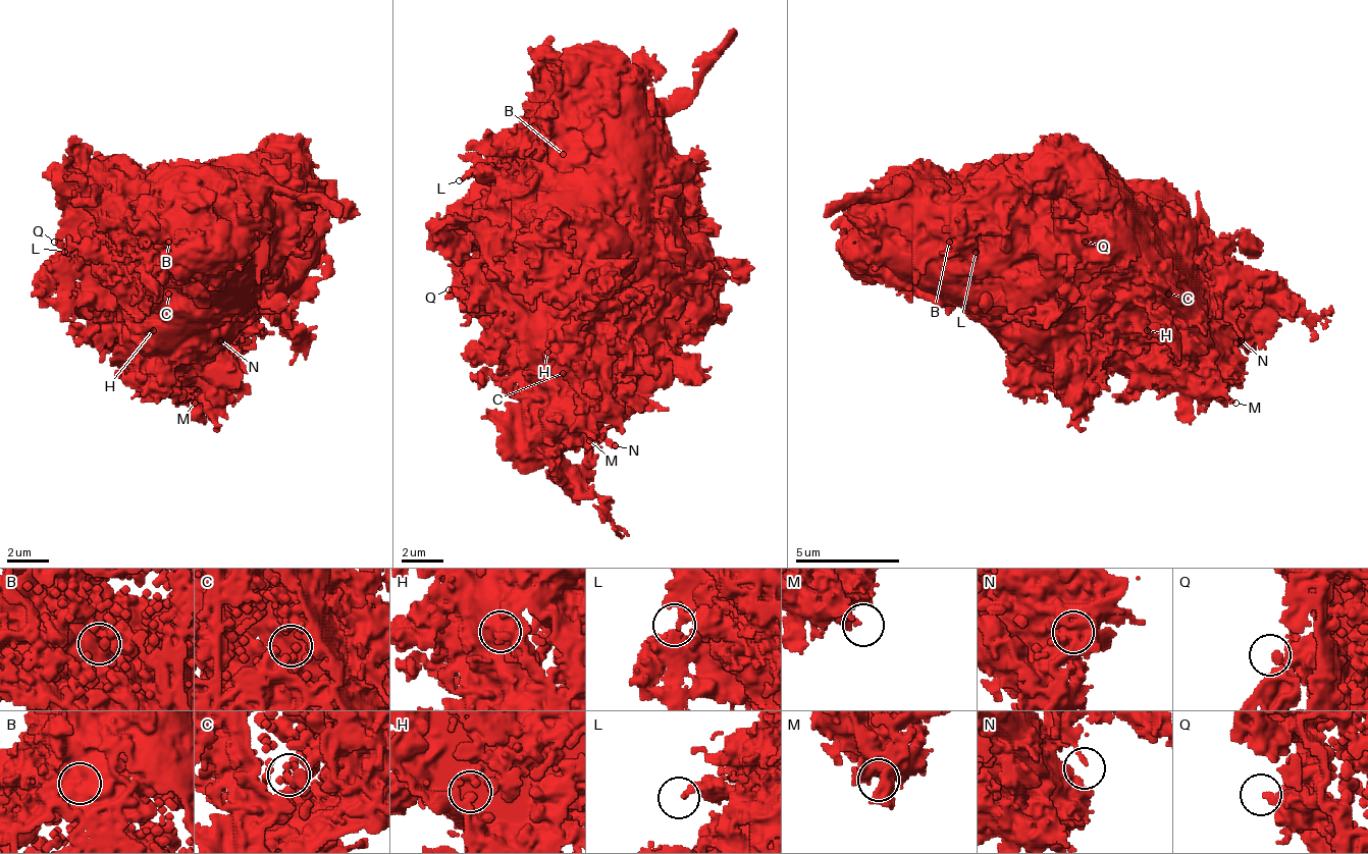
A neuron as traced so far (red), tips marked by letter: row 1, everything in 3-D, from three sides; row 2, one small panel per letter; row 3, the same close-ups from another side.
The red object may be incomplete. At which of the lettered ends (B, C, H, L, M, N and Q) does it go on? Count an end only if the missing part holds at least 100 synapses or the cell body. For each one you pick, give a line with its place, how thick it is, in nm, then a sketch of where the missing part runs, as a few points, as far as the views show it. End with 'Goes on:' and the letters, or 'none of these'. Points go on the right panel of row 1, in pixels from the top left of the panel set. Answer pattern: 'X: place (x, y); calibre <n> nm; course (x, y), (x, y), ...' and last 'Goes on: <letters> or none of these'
M: place (1235, 403); calibre 240 nm
Goes on: M

